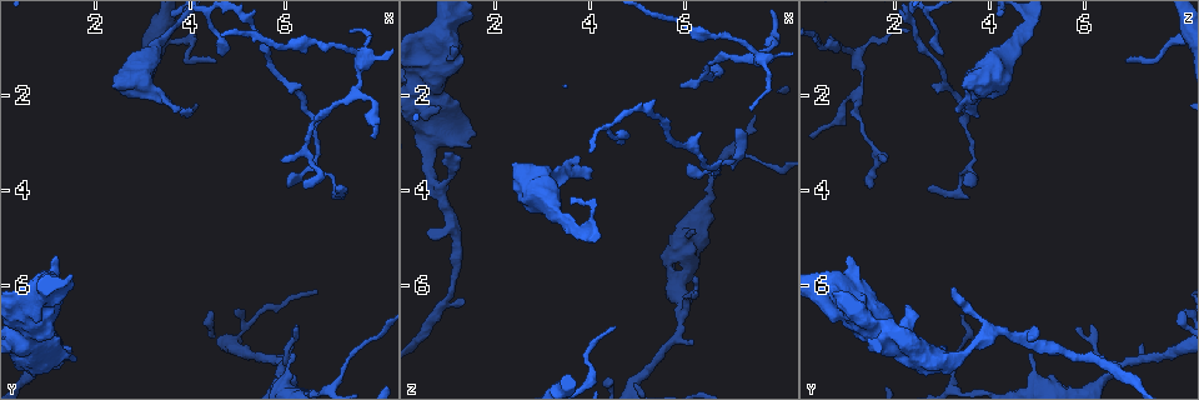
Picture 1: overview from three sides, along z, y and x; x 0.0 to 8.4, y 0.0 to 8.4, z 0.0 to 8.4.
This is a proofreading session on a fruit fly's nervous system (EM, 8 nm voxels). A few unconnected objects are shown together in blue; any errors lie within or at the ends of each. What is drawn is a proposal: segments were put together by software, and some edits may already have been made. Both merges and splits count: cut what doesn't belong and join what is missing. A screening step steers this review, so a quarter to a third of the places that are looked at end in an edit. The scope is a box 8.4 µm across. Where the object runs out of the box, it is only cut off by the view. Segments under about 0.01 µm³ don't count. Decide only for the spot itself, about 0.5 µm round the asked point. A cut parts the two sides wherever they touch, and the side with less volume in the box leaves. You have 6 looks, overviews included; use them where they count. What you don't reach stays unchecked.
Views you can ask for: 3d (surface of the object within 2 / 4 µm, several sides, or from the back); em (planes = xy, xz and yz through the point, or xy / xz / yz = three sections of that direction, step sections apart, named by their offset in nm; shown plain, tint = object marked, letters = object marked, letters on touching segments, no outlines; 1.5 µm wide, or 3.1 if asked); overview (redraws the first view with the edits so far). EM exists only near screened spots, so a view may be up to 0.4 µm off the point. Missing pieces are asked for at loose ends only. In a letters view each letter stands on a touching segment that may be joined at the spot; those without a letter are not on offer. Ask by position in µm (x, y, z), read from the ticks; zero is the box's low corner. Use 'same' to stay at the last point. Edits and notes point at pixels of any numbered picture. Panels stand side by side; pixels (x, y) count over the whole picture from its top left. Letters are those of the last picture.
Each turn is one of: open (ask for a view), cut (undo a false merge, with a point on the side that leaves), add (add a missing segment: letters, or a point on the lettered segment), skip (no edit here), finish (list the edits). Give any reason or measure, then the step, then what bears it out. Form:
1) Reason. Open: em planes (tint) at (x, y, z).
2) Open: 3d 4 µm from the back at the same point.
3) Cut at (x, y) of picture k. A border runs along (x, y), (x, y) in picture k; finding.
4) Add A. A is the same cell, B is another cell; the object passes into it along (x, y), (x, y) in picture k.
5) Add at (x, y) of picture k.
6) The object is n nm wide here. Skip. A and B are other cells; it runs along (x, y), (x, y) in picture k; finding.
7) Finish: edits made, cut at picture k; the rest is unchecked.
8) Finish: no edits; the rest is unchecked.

An open end. Open: em planes (letters) at (7.30, 0.65, 2.35).

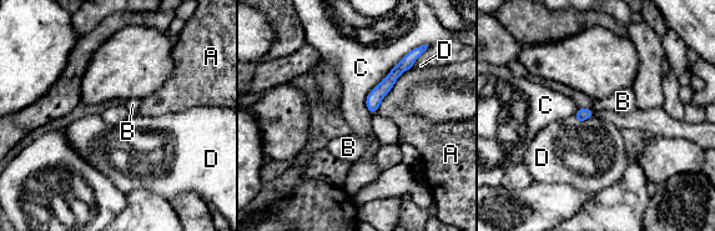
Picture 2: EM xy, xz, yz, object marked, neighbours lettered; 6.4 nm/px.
The longest contact is with C, 500 nm. Skip. A, B, C and D are other cells; a border runs along (413, 48), (367, 95), (371, 114) in picture 2; none of them fits.

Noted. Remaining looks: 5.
Branch stops here. Open: 3d 4 µm at (4.05, 2.35, 3.60).

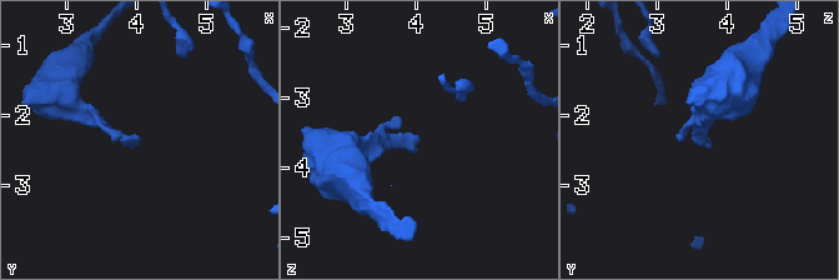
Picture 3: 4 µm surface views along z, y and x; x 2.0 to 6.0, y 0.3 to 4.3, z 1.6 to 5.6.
Need the tissue. Open: em planes (letters) at (4.10, 2.35, 3.65).

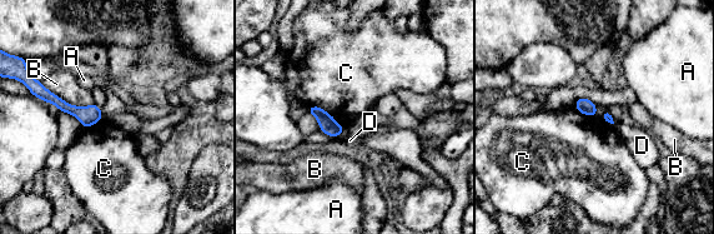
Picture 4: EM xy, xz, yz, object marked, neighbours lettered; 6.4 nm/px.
The longest contact is with B, 380 nm. Skip. A, B, C and D are other cells; none of them fits.

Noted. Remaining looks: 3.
A narrow waist. Open: 3d 2 µm at (7.45, 1.95, 1.15).

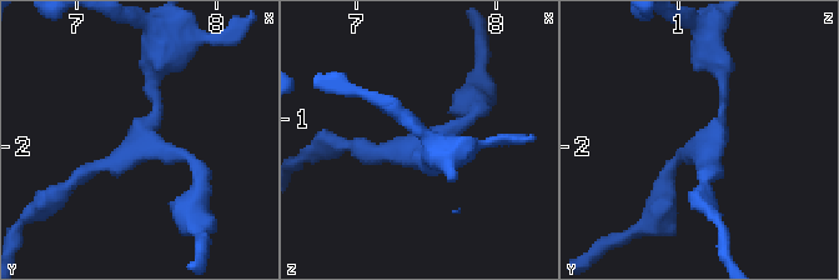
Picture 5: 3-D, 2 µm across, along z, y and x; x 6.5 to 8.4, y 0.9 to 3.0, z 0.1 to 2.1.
Open: em planes (letters) at (7.52, 2.00, 1.18).

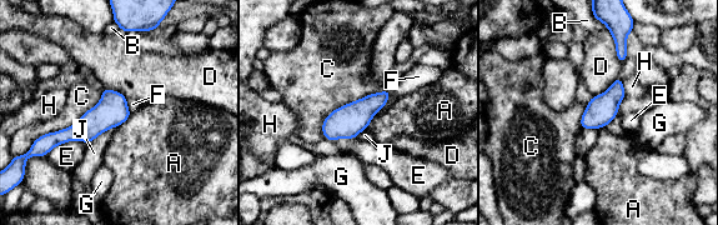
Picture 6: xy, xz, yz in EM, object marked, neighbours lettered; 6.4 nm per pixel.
Skip. A, B, C, D, E, F, G, H and J are other cells; a border runs along (131, 113), (116, 128) in picture 6; all the same neuron.

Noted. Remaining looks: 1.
Finish: no edits; the rest is unchecked.

